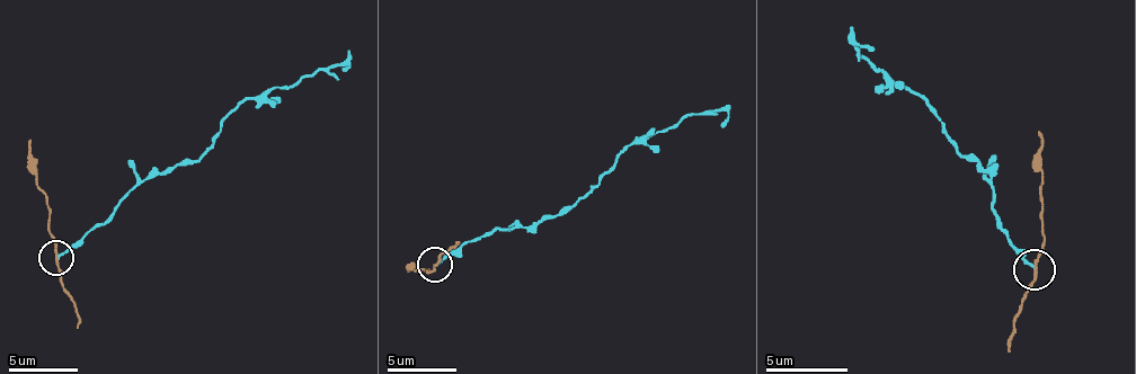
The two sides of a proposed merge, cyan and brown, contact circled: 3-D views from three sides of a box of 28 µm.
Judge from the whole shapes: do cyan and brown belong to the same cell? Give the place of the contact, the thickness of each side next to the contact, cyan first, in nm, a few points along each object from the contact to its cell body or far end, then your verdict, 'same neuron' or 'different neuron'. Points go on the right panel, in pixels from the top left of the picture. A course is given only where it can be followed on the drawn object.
(1034, 269) | 150/160 nm | cyan via (1032, 268), (992, 207), (992, 178), (964, 158), (943, 134), (943, 122), (873, 69), (853, 44), (873, 52) | brown via (1032, 268), (1045, 240), (1037, 130) | different neuron

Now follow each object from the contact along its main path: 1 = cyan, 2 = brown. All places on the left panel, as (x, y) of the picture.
1: (58, 257), (144, 180), (193, 162), (253, 96), (294, 86), (316, 72), (351, 65), (344, 72)
2: (58, 257), (50, 232), (50, 208), (36, 184), (29, 139)

